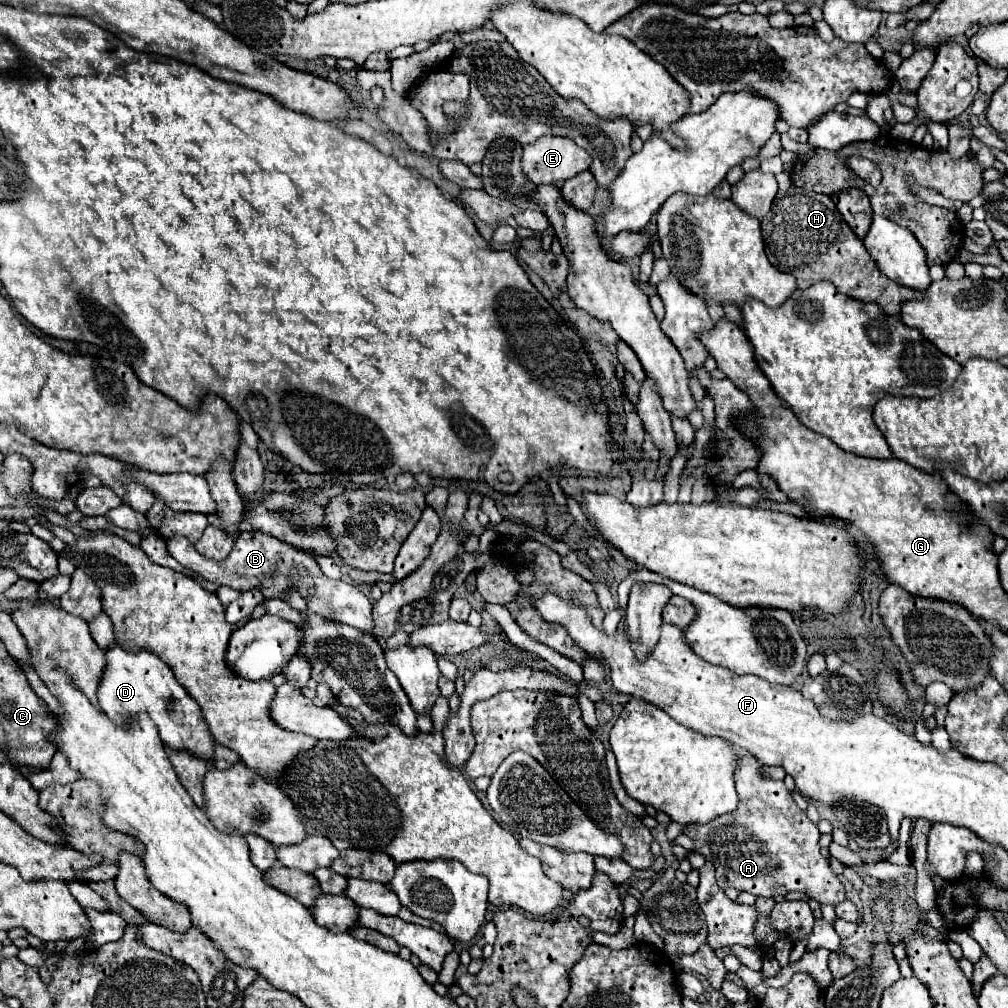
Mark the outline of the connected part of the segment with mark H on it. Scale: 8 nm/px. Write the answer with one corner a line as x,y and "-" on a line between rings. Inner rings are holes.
797,186
779,190
771,214
761,222
761,232
769,262
777,270
793,274
801,290
807,290
809,284
829,280
841,294
861,302
875,302
887,314
899,314
903,302
917,300
923,294
889,282
889,278
877,270
877,264
871,260
863,242
853,234
835,208
835,202
825,194
805,192

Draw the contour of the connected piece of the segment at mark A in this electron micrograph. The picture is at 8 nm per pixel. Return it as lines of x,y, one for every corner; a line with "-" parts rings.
741,756
735,768
735,788
739,794
737,810
707,824
689,824
683,832
693,840
695,852
715,866
717,884
767,898
801,890
819,904
843,902
843,884
819,852
819,830
795,804
783,780
765,778
763,762
755,756

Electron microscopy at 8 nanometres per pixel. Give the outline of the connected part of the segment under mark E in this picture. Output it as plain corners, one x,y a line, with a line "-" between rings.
545,134
537,142
523,146
523,172
529,176
533,184
555,184
557,180
567,180
571,176
577,176
579,172
589,170
591,166
591,156
587,150
579,148
571,138
563,136
551,136

